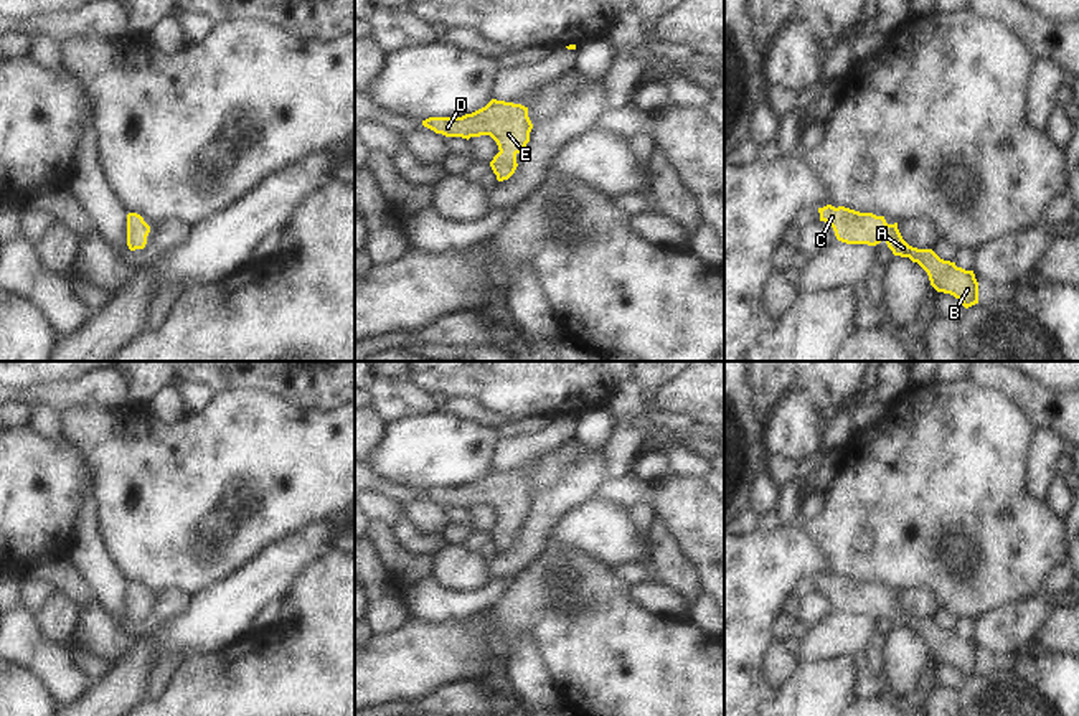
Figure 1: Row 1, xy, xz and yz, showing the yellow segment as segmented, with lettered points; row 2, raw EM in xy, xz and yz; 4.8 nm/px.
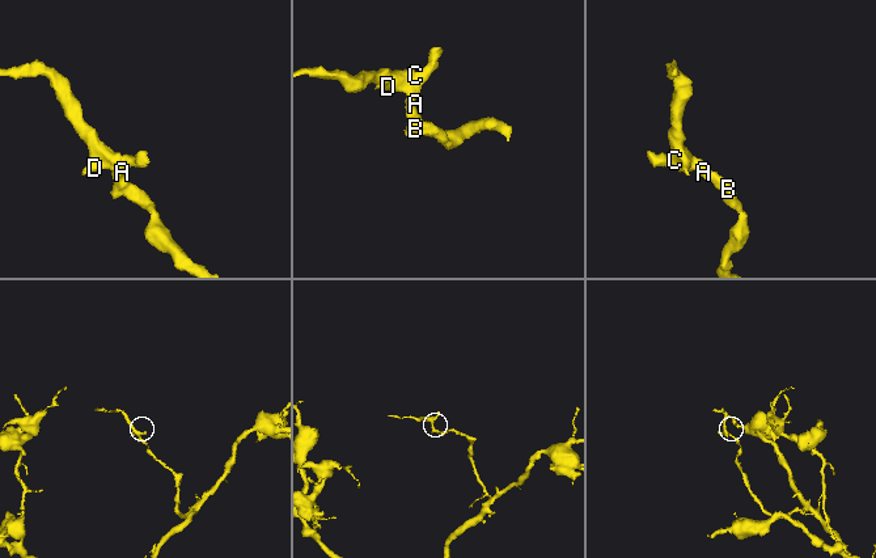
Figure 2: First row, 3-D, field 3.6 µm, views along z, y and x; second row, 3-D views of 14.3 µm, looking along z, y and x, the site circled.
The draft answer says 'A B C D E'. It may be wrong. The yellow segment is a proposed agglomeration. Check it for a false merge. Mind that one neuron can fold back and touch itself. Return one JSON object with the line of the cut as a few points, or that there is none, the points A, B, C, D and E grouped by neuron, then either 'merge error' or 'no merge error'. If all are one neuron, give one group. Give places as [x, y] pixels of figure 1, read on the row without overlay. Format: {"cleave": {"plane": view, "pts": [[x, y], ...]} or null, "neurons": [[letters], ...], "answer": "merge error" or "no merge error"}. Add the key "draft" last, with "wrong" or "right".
{"cleave": null, "neurons": [["A", "B", "C", "D", "E"]], "answer": "no merge error", "draft": "right"}

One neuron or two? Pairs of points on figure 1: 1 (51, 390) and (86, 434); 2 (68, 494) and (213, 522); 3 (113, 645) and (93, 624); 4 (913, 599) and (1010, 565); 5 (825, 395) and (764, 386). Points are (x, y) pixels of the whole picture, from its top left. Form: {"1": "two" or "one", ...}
{"1": "two", "2": "two", "3": "one", "4": "two", "5": "one"}

